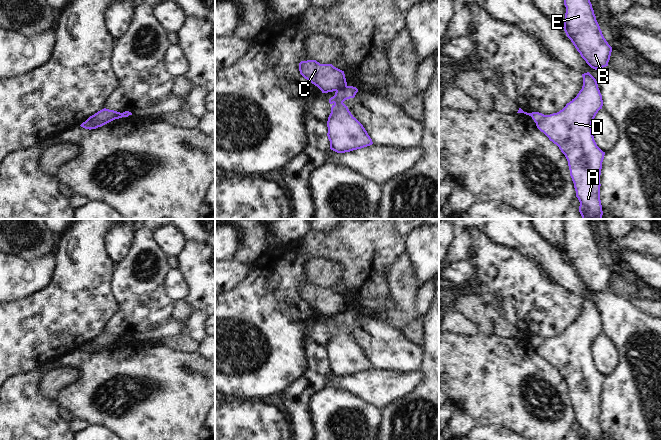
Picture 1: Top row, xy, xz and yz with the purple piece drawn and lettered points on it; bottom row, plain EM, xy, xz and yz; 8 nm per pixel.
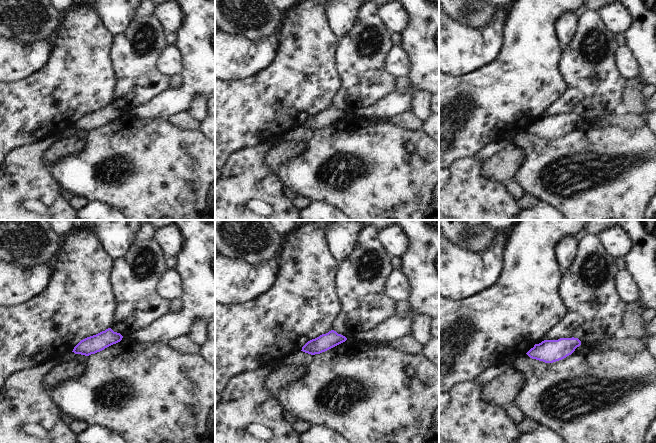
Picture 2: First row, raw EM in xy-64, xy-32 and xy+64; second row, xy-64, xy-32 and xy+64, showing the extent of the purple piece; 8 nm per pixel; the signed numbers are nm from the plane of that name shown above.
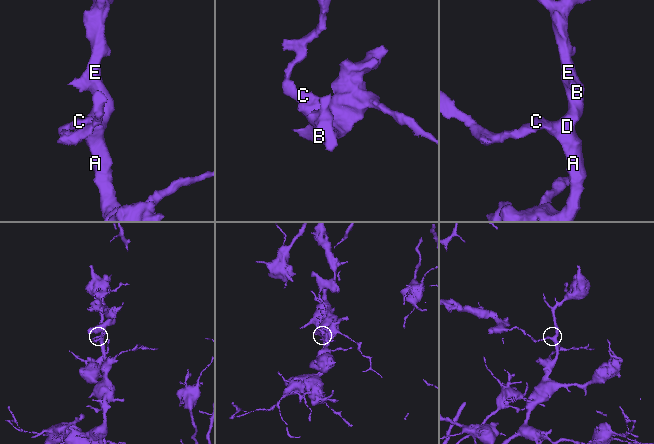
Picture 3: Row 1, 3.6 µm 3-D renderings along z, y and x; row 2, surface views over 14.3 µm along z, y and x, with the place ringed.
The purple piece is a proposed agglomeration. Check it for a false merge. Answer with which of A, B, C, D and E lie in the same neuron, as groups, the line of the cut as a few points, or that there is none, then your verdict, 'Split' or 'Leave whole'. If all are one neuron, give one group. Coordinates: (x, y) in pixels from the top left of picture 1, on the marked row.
Groups: A B D E / C. Split along xz (346, 85), (336, 91). Split

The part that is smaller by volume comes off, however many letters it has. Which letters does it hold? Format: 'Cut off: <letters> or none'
Cut off: C

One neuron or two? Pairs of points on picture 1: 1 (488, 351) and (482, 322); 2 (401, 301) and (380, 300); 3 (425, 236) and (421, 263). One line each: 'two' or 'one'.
1: two
2: two
3: one

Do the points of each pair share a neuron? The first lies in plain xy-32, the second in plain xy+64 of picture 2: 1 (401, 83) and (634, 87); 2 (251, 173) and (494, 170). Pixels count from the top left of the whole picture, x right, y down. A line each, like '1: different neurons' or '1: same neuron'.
1: same neuron
2: different neurons

